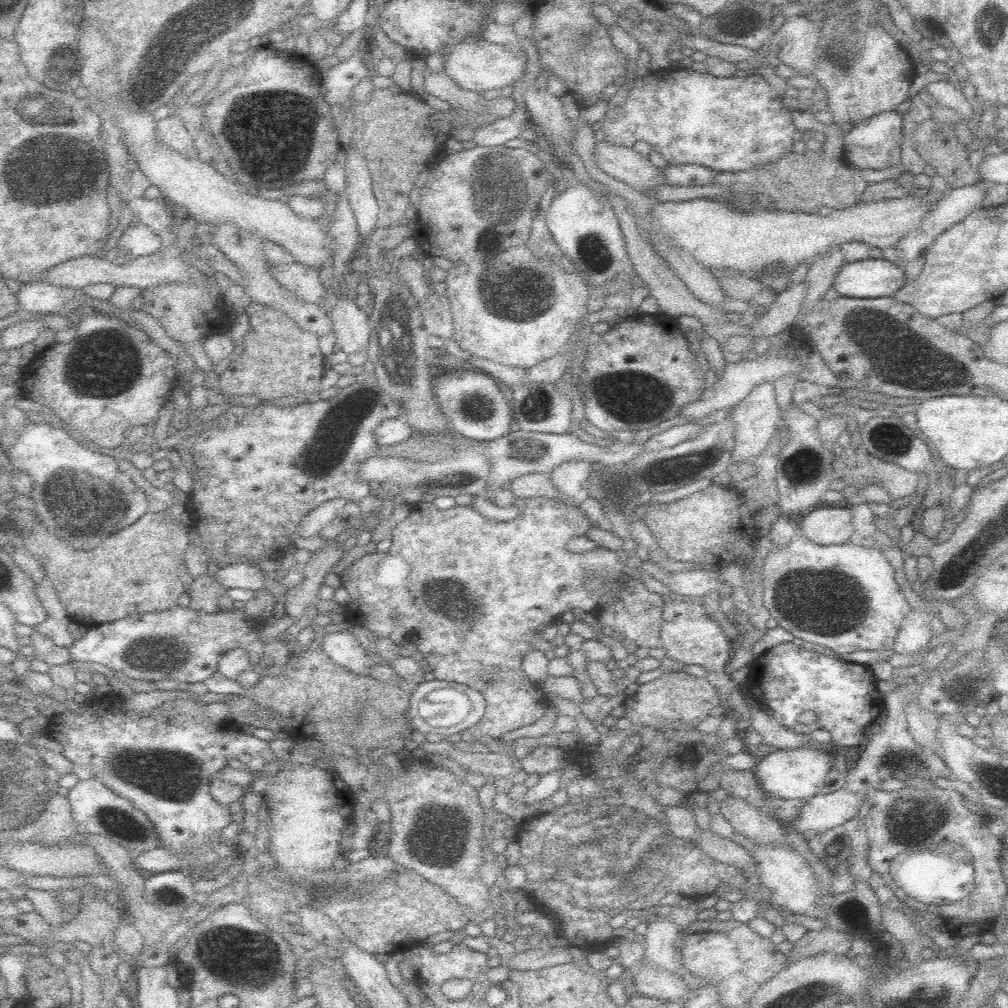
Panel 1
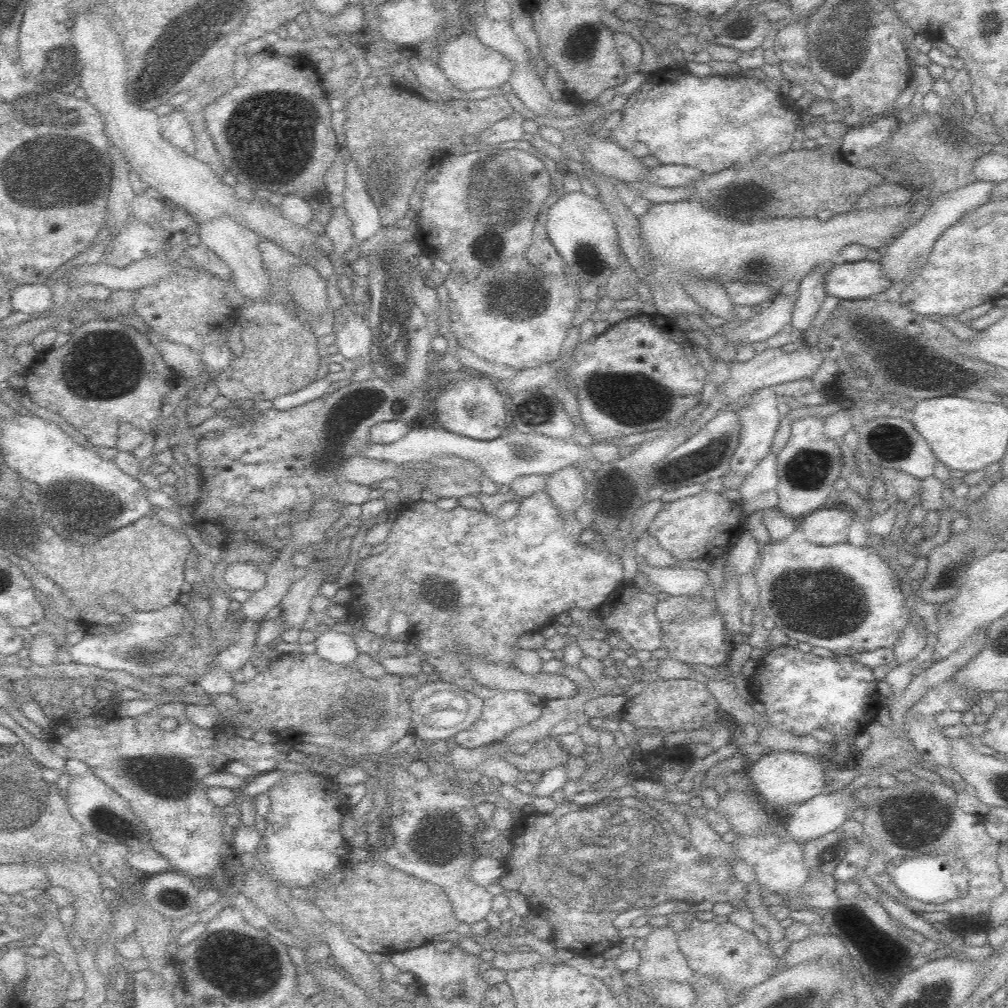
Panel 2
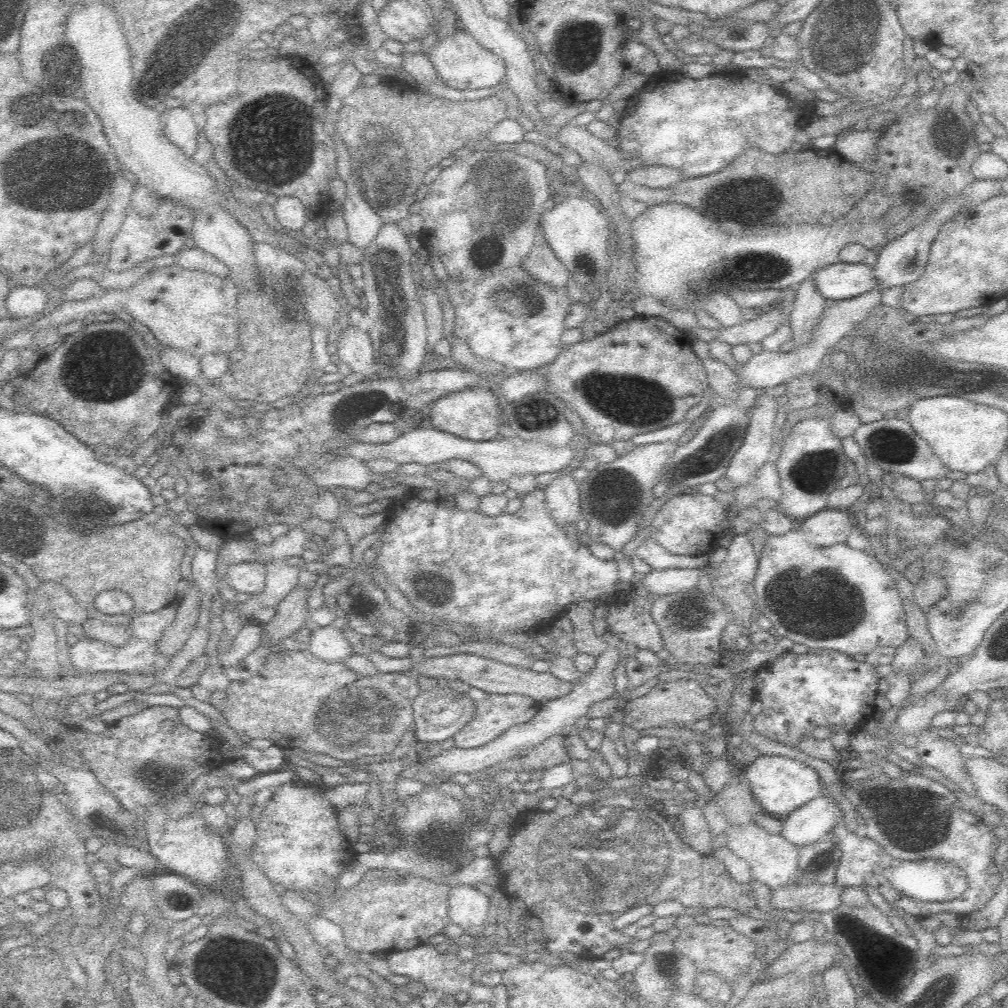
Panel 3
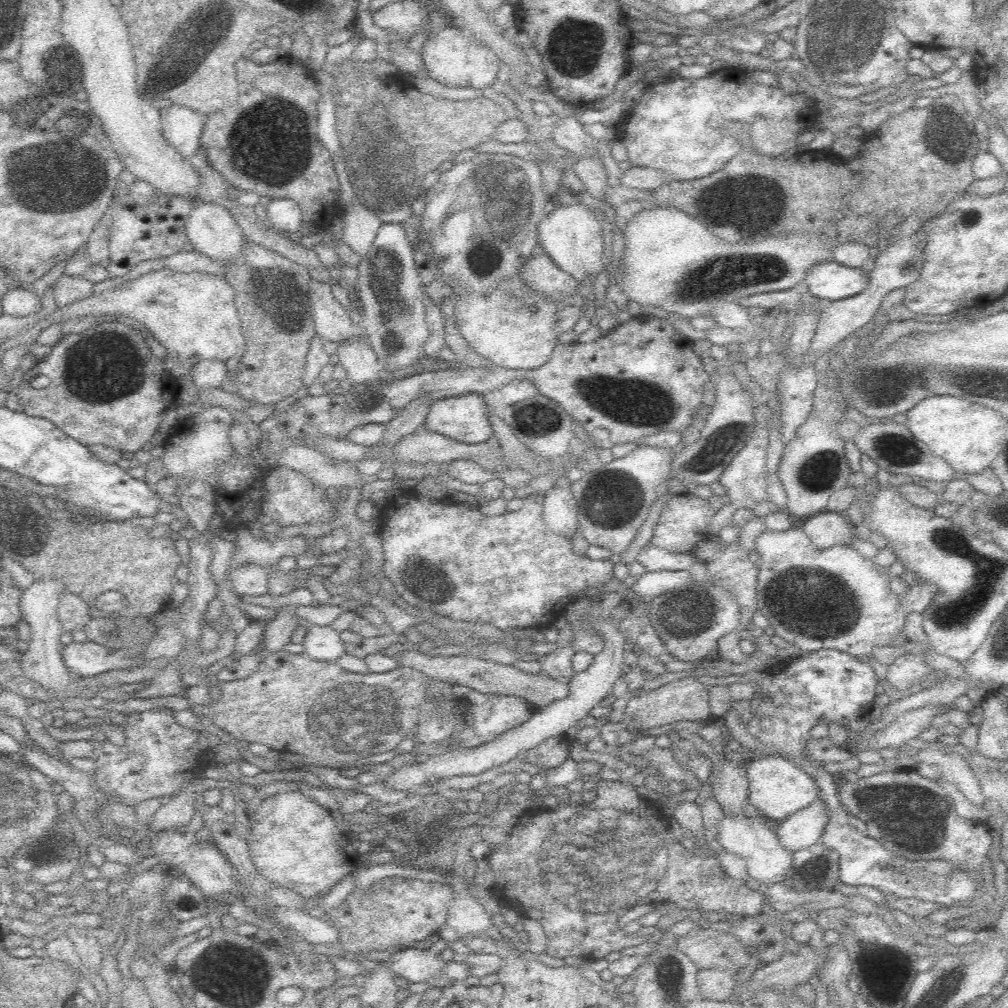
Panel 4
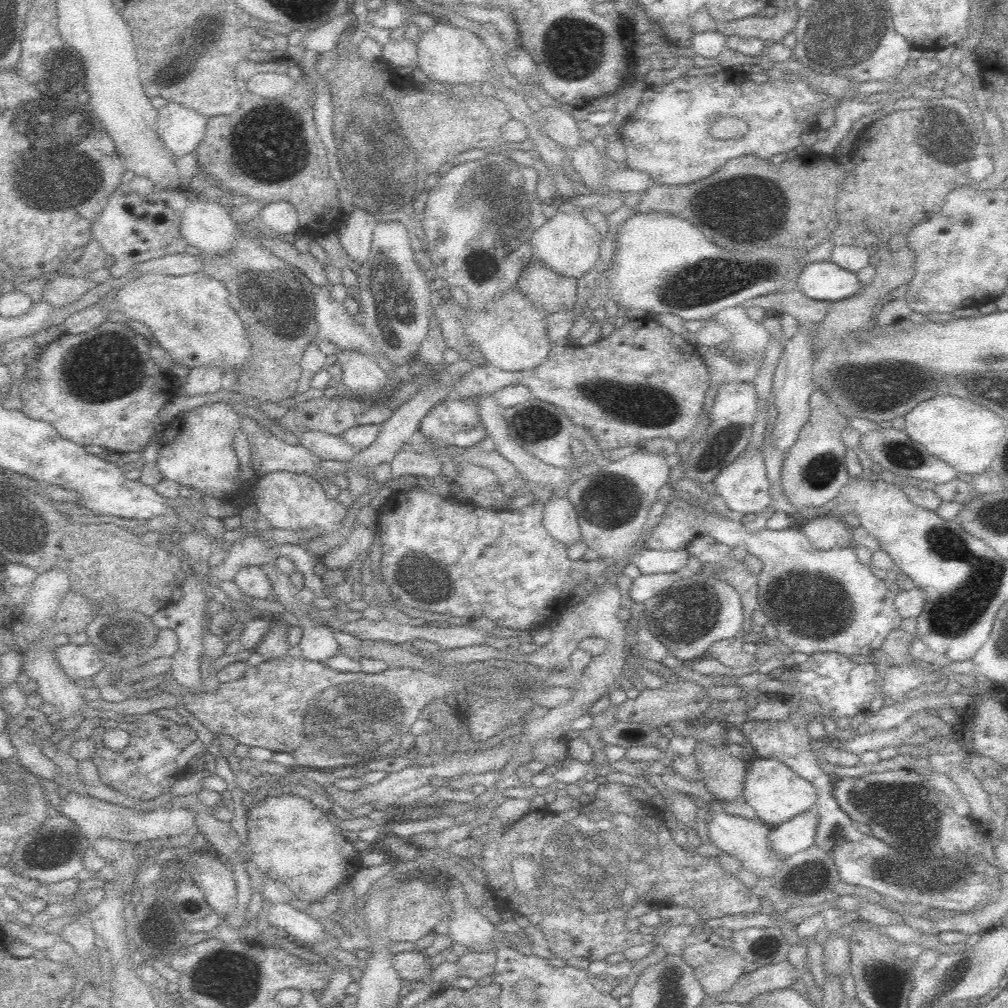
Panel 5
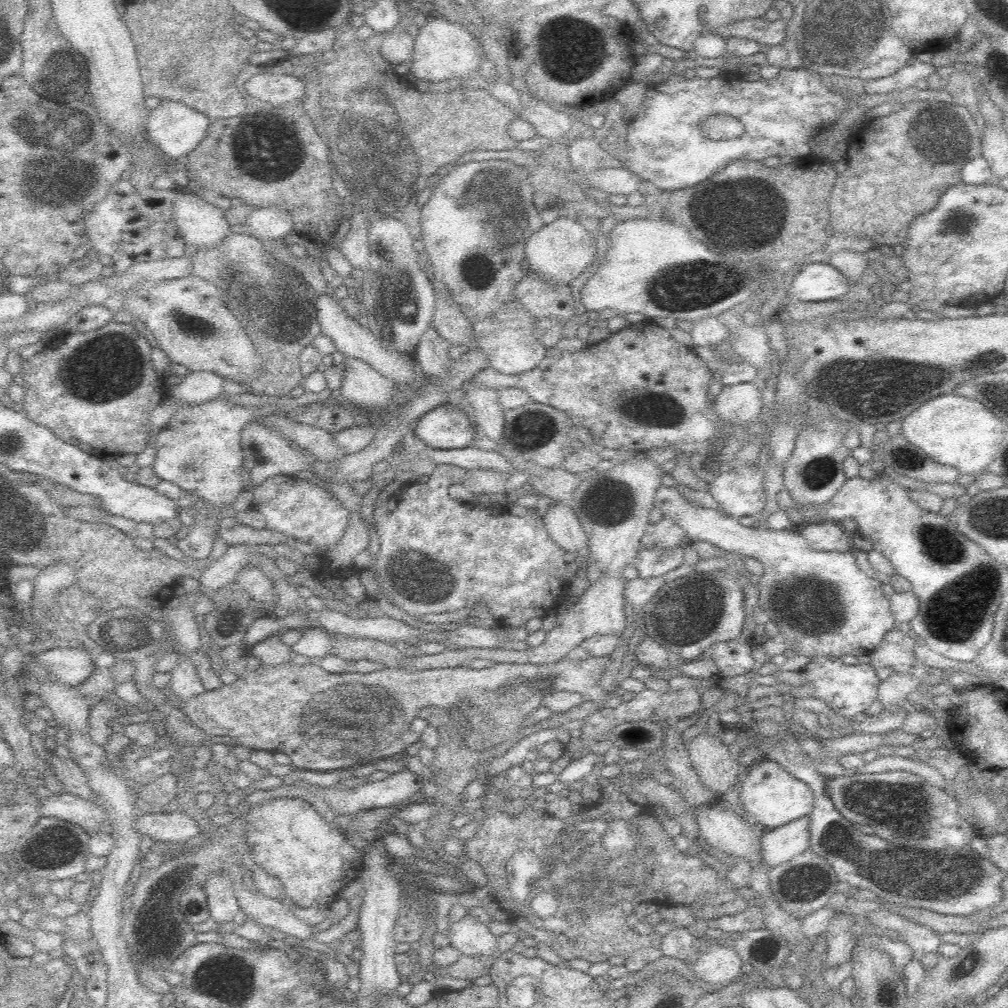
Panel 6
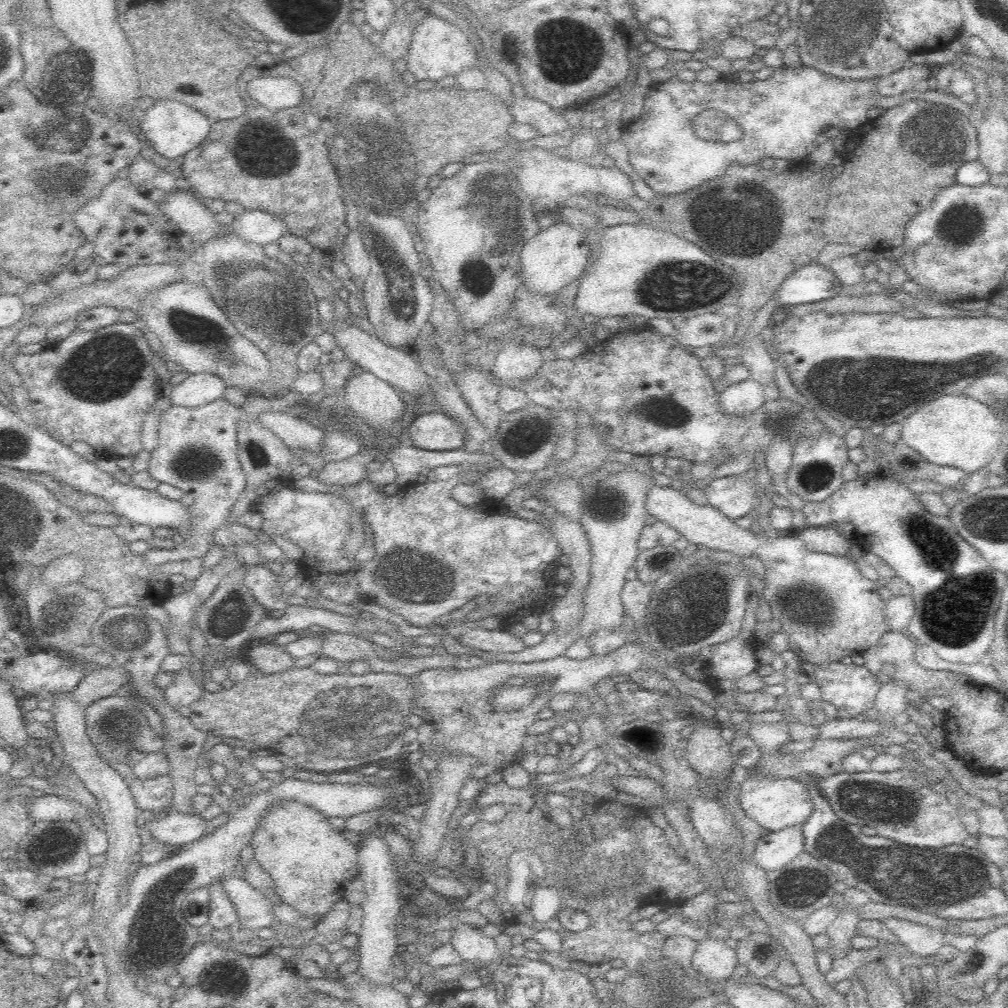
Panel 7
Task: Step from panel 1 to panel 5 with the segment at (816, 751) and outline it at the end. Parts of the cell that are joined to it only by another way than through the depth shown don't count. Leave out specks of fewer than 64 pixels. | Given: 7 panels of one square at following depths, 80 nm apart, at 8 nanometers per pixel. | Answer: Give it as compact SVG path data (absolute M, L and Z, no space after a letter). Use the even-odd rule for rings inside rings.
M753 757L748 763L748 774L744 782L742 802L747 803L756 813L756 820L770 828L811 810L817 802L817 790L808 780L799 777L786 763L774 758Z

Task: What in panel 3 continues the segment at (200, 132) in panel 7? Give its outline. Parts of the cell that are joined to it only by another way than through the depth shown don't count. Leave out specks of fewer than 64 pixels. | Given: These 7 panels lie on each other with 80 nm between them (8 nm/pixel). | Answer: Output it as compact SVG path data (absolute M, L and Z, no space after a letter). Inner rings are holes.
M170 108L162 114L162 130L169 142L174 142L178 148L182 148L184 154L192 156L196 150L196 138L198 138L198 125L194 124L192 114L186 108Z

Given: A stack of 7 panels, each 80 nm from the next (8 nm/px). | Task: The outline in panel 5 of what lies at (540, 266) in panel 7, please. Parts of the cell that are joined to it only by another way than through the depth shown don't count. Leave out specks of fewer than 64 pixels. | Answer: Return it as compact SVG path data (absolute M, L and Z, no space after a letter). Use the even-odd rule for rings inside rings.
M574 208L569 213L557 212L544 224L540 226L534 236L532 236L532 254L542 260L550 270L562 275L563 277L580 278L586 274L590 268L594 268L600 252L600 244L604 240L604 234L600 228L596 230L592 224L586 222L584 214Z

